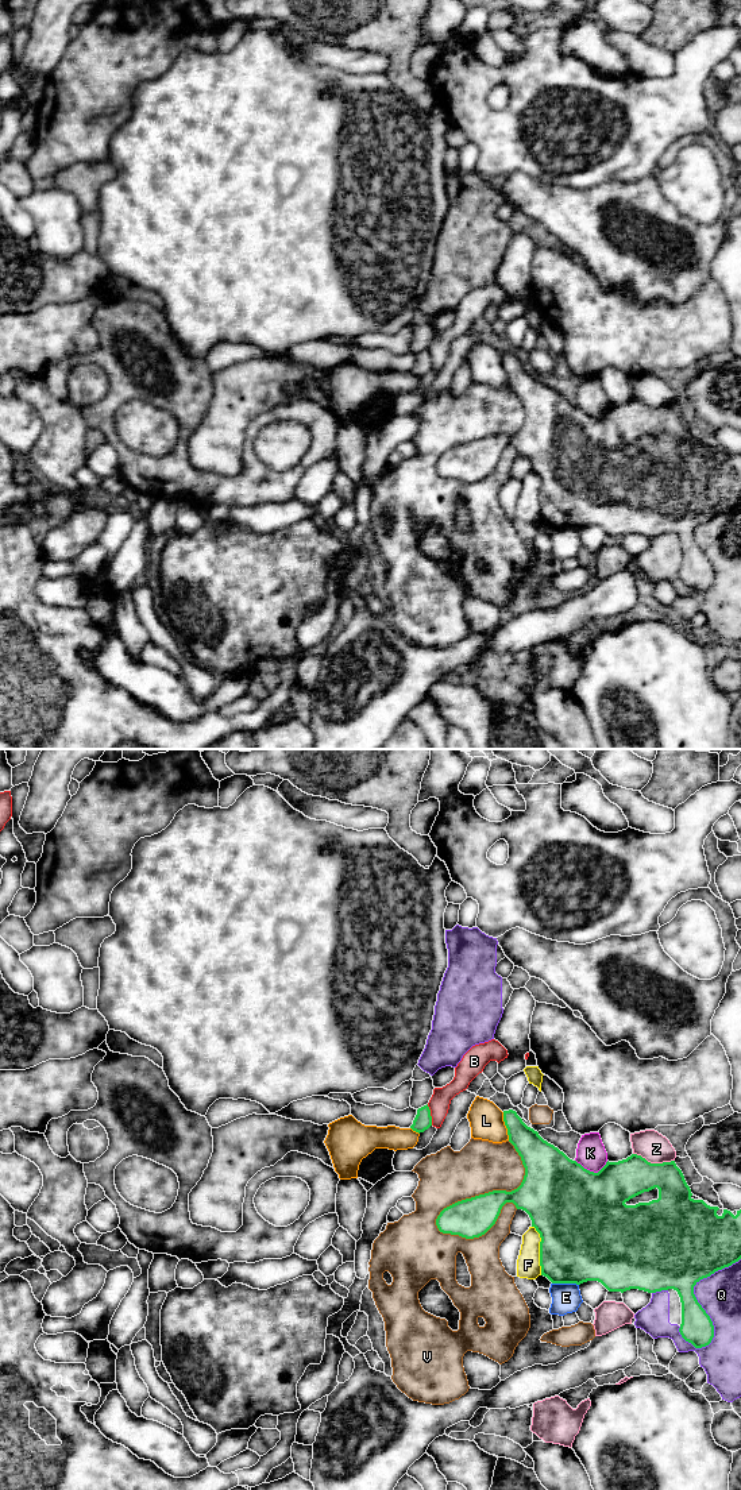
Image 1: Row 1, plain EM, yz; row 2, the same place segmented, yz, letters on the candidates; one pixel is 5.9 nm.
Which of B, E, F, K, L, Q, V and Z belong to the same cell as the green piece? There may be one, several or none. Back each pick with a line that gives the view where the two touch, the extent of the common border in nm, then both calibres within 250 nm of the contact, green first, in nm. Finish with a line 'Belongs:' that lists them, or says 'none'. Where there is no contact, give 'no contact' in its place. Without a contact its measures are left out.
Belongs: none

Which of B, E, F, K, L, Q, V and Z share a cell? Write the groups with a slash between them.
B / E / F / K / L / Q / V / Z

